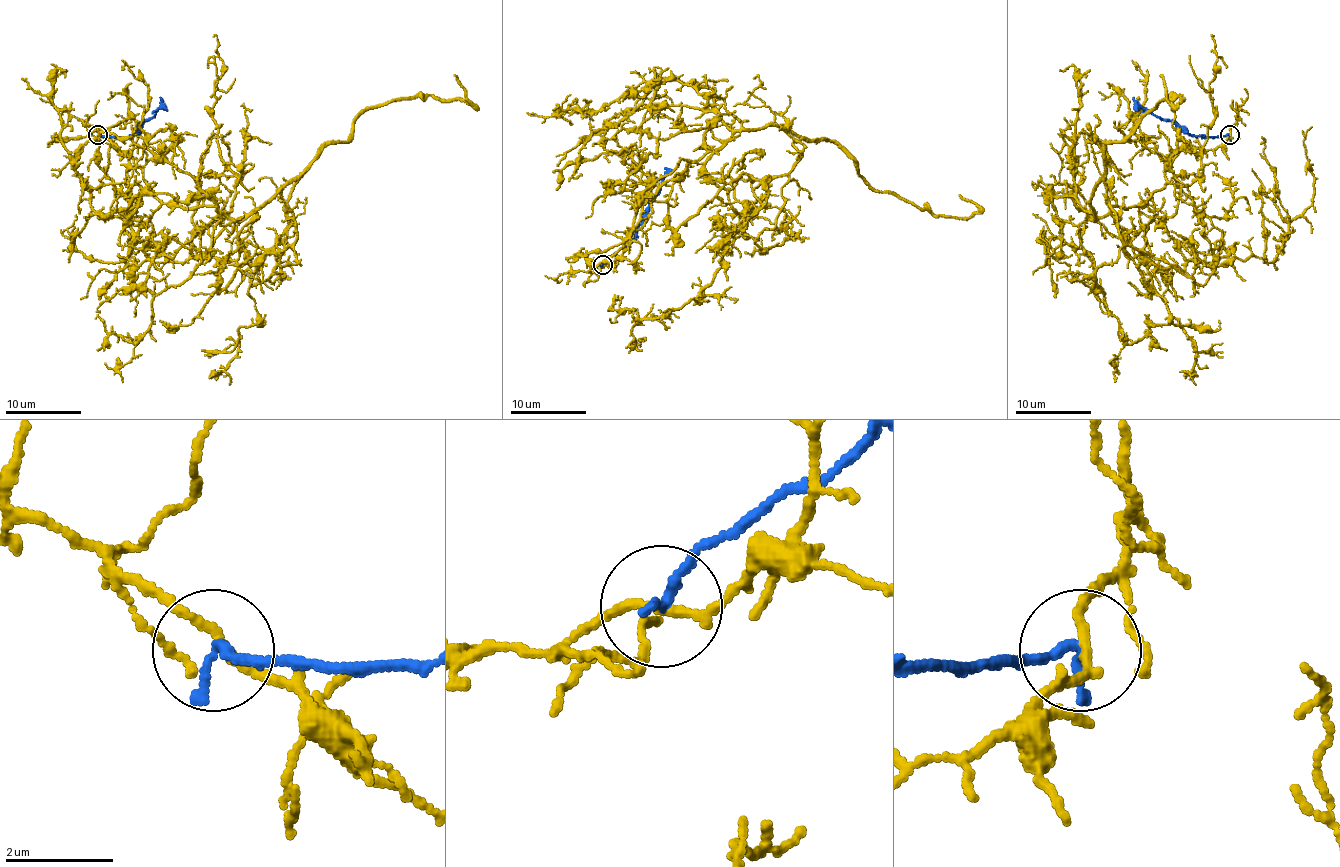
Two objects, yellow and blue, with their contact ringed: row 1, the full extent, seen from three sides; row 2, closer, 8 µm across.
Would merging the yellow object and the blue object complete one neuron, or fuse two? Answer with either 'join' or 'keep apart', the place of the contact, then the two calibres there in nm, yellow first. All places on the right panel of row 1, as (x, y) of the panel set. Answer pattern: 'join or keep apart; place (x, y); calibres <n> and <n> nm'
keep apart; place (1230, 134); calibres 160 and 200 nm

